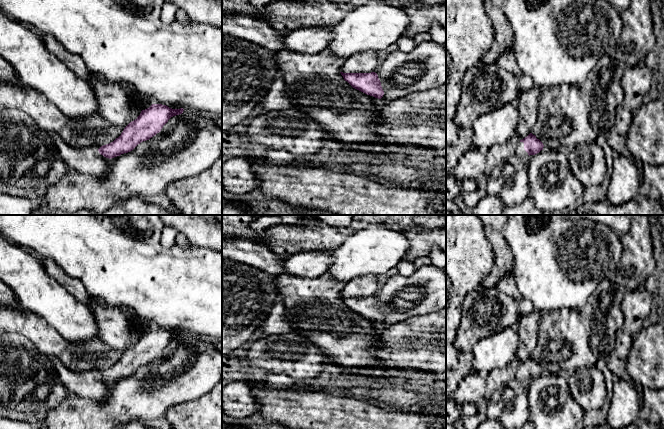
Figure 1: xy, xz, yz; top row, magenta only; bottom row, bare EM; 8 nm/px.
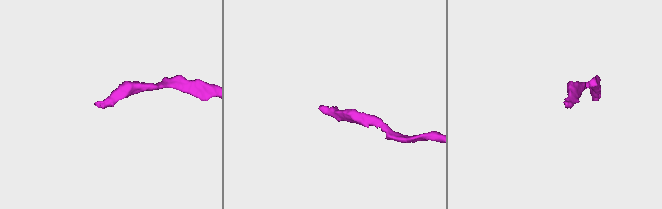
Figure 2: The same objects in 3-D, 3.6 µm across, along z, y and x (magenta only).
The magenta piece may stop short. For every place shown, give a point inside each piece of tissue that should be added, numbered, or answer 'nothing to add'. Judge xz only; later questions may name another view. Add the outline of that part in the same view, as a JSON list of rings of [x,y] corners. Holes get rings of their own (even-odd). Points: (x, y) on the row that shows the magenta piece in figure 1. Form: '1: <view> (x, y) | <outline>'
nothing to add

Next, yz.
1: yz (520, 151) | [[[523,142],[518,143],[515,155],[520,157],[520,158],[524,158],[524,159],[527,159],[529,157],[528,153],[524,149]]]

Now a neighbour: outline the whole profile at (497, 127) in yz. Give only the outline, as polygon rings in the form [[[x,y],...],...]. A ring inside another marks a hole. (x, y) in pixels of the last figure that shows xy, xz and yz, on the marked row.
[[[514,103],[502,105],[492,112],[477,117],[471,126],[471,149],[485,148],[507,143],[514,135],[519,111]]]

